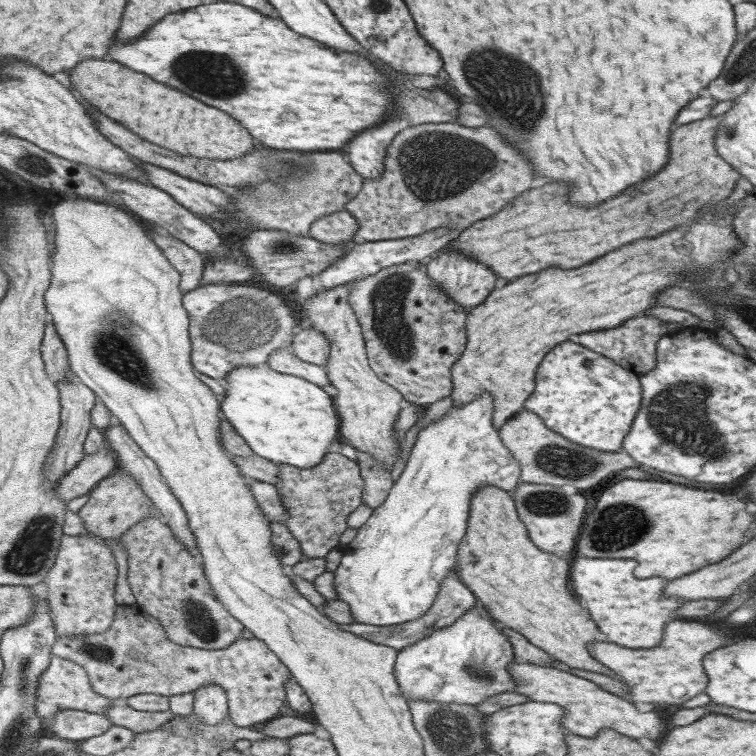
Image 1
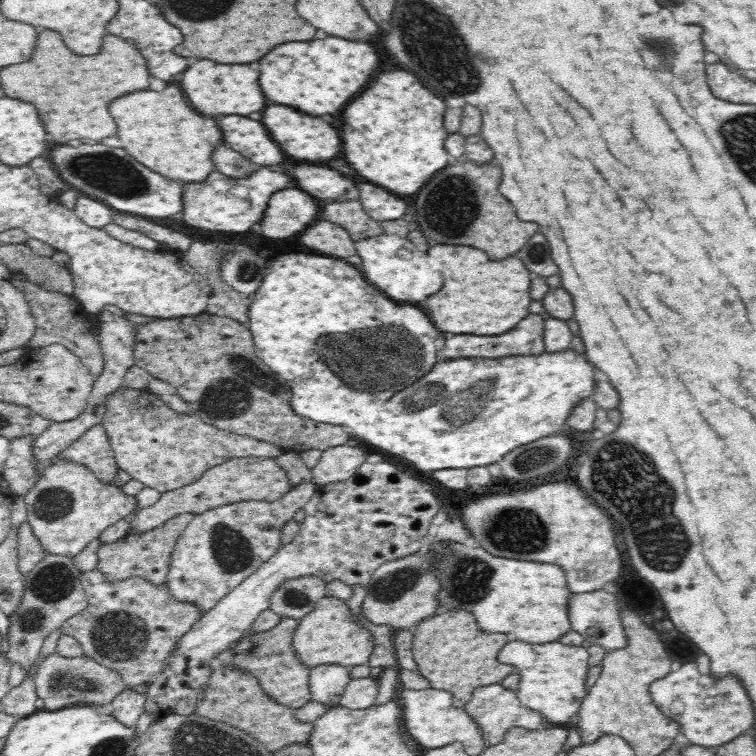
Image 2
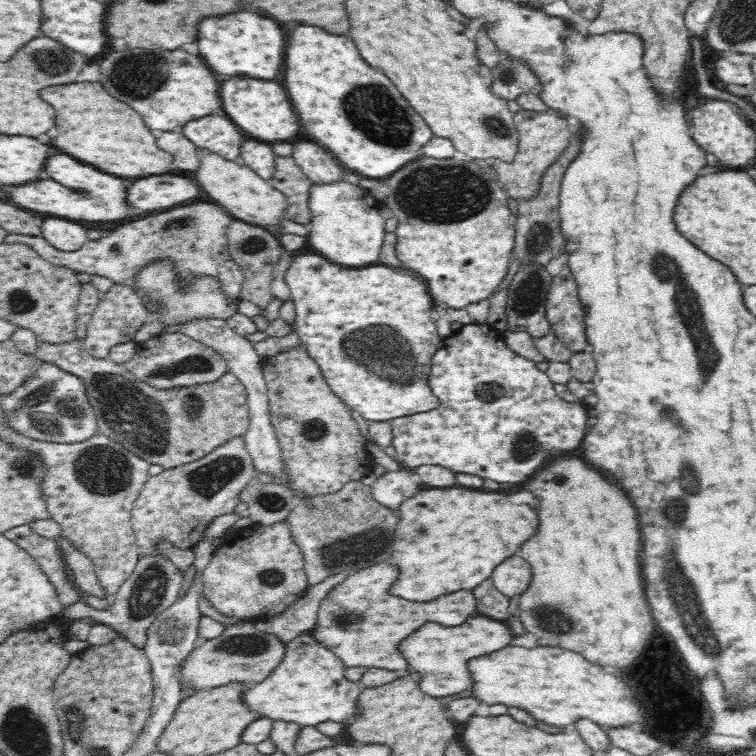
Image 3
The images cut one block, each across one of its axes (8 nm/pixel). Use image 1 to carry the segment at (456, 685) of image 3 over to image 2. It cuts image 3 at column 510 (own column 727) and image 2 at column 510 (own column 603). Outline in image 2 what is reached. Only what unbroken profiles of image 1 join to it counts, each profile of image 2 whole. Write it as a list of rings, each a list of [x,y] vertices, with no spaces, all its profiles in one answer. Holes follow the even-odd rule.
[[[508,642],[498,656],[500,664],[514,666],[520,676],[520,686],[516,690],[520,702],[534,712],[540,712],[548,726],[556,722],[570,722],[574,714],[580,712],[588,690],[584,690],[586,674],[588,674],[588,650],[582,646],[566,646],[562,642],[548,642],[548,644],[522,644],[522,642]]]

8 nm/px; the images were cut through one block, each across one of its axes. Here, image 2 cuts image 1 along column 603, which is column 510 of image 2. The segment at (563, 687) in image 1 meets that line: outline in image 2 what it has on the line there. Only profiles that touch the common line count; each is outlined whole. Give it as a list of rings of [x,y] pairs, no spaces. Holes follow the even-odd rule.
[[[490,684],[490,686],[482,686],[478,688],[474,694],[472,694],[472,700],[468,700],[466,706],[462,706],[468,716],[472,716],[472,720],[478,724],[478,728],[482,730],[482,736],[484,740],[488,742],[488,748],[490,746],[496,746],[504,740],[506,732],[512,730],[512,728],[526,728],[526,730],[542,730],[546,728],[546,720],[540,712],[534,712],[532,708],[526,708],[516,690],[508,690],[506,686],[502,684]]]

